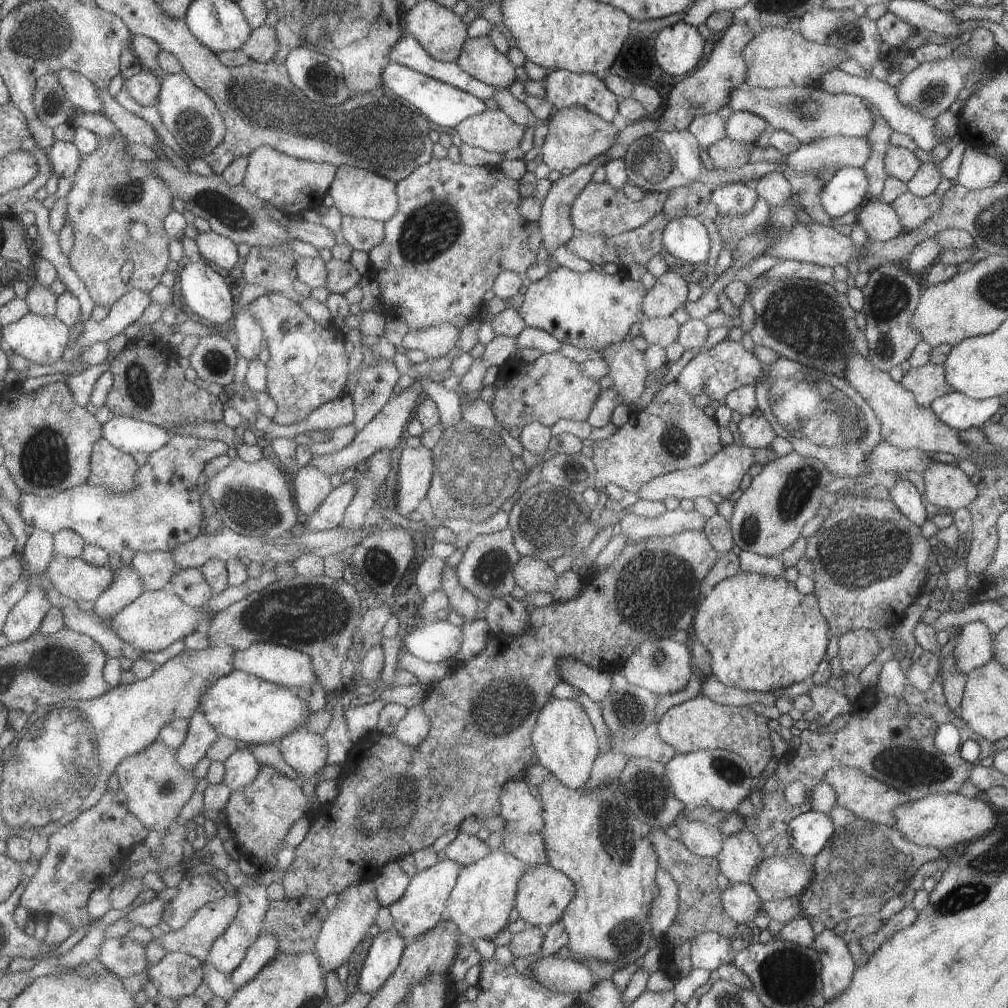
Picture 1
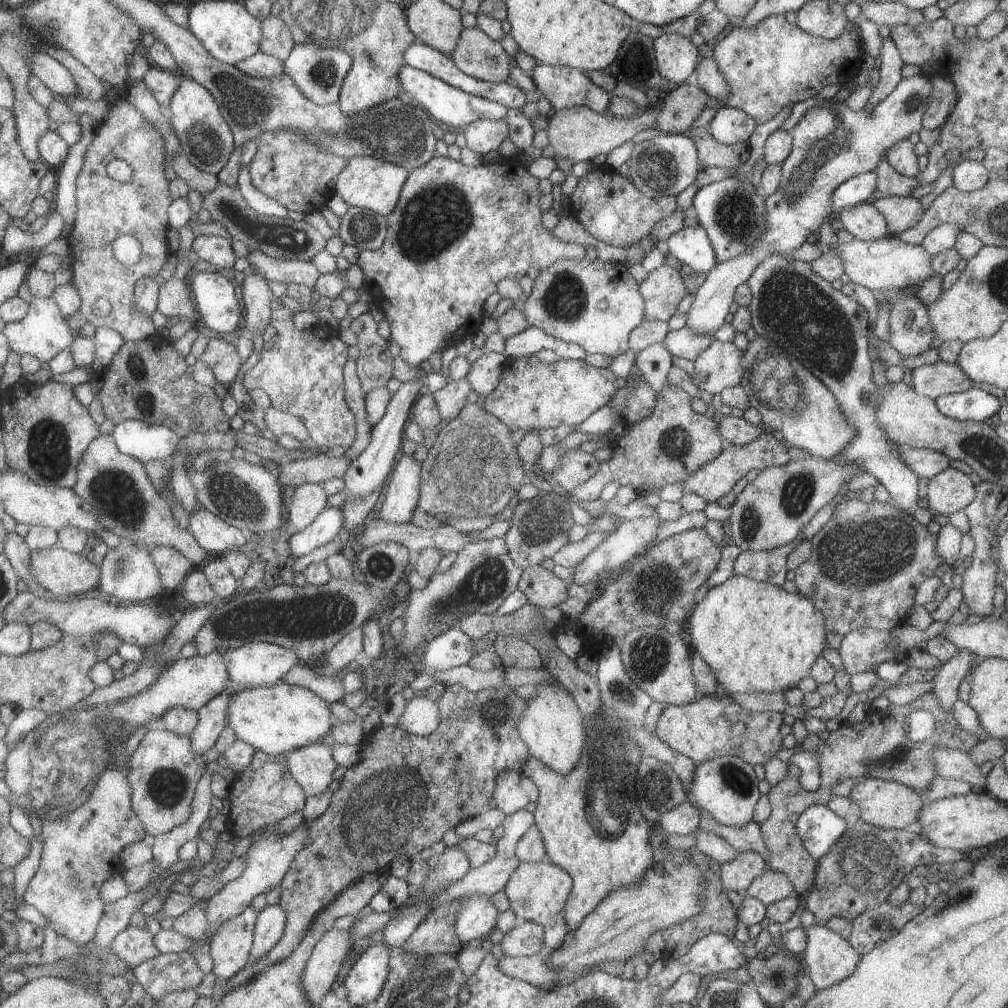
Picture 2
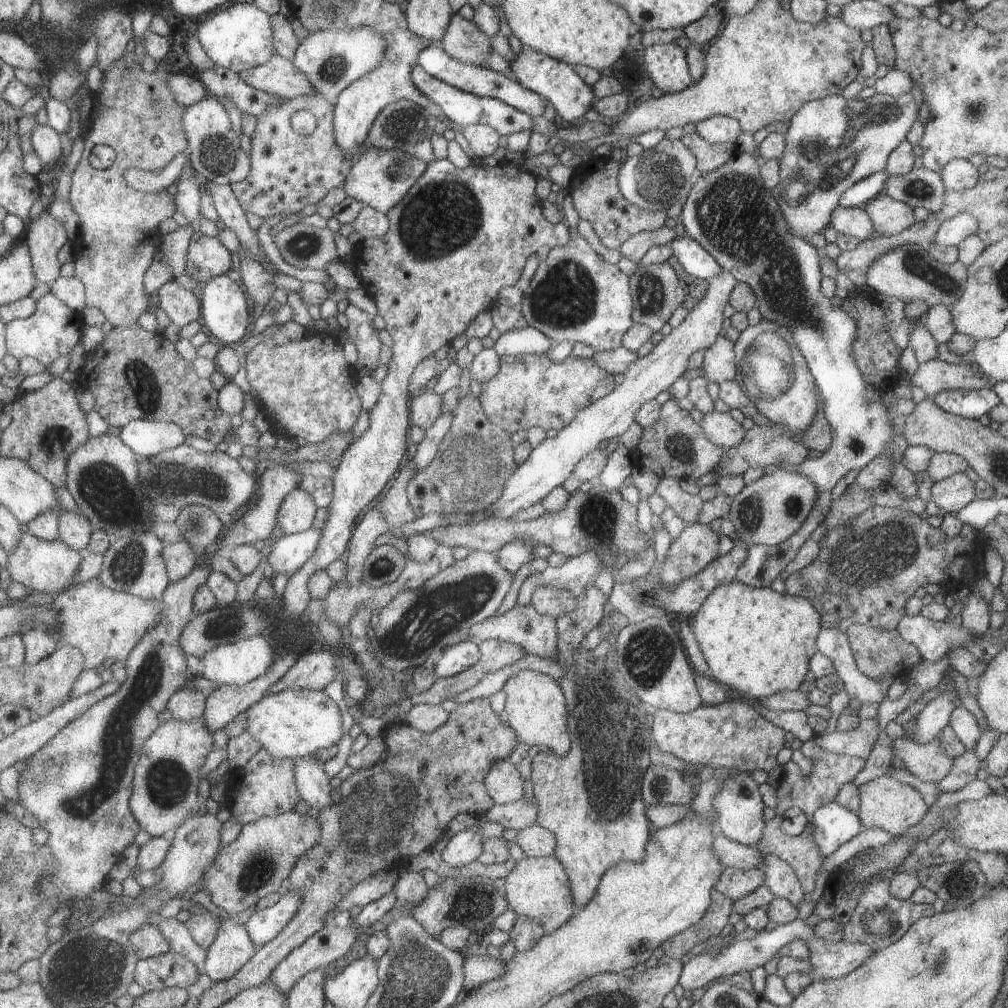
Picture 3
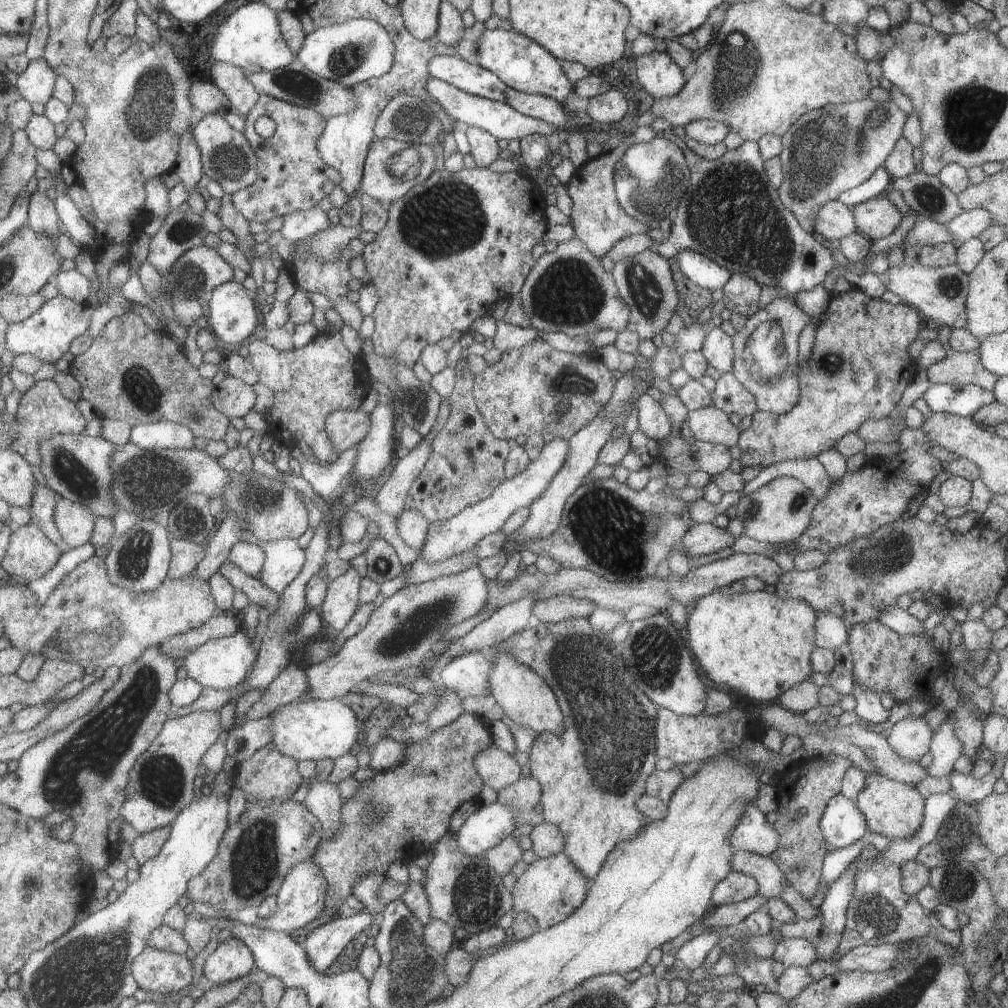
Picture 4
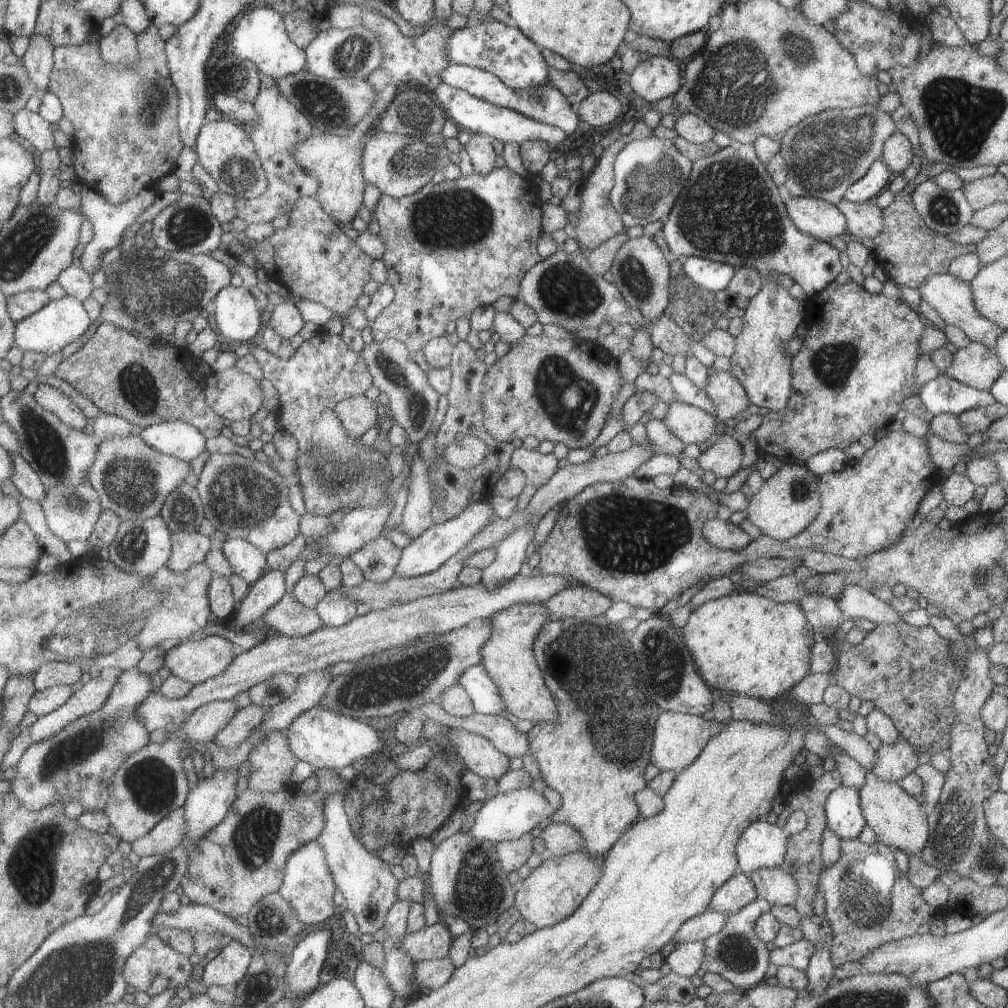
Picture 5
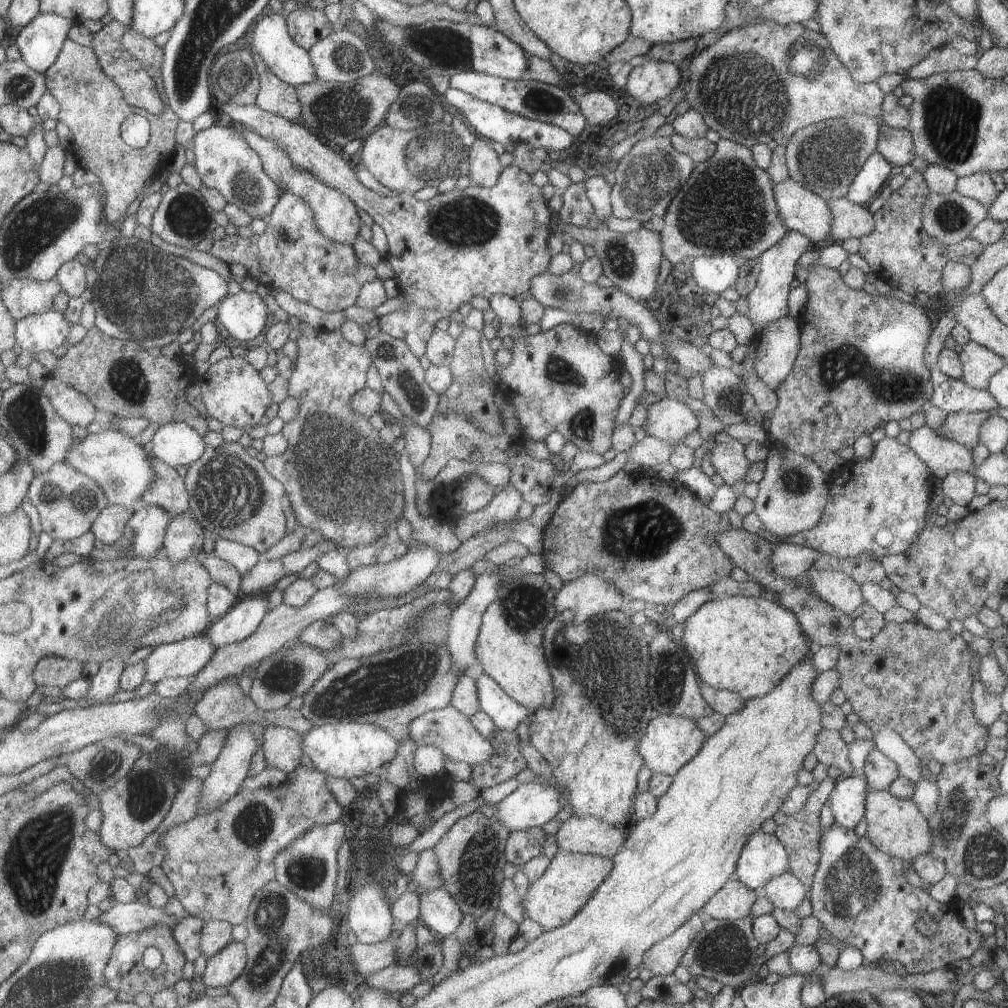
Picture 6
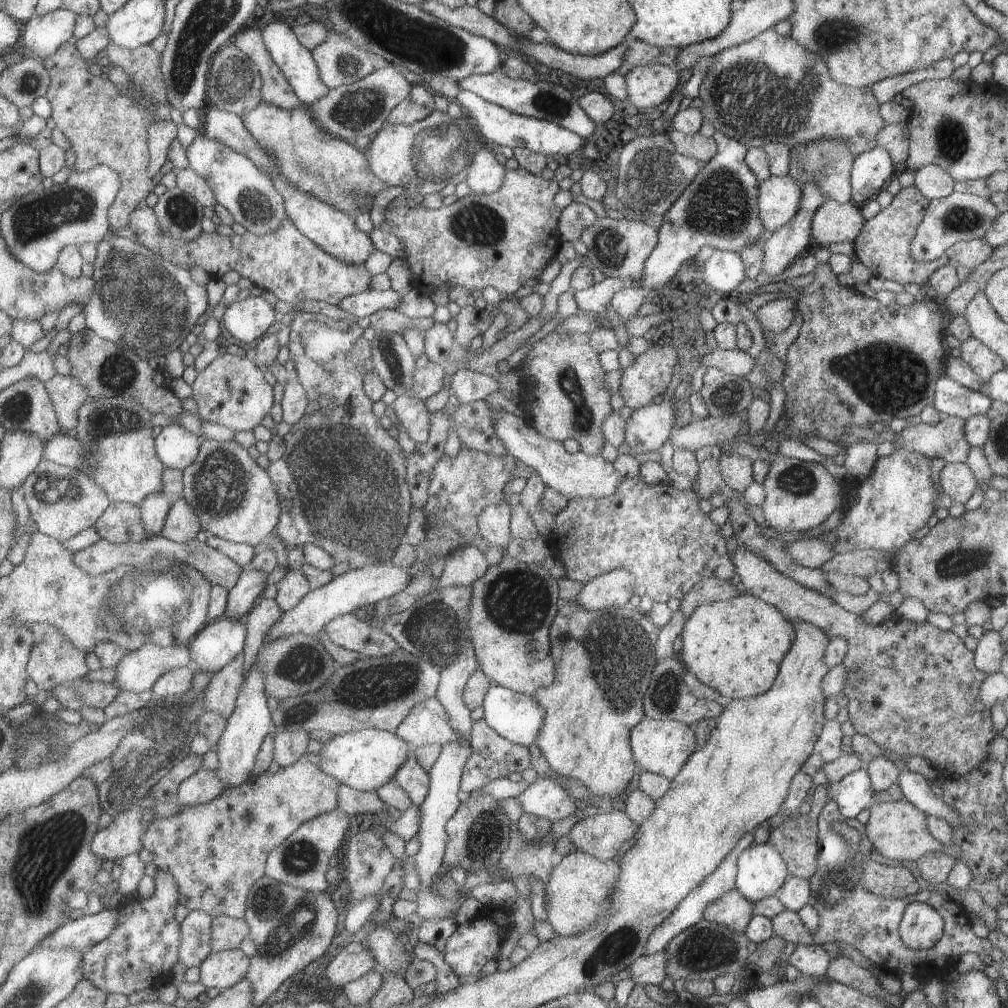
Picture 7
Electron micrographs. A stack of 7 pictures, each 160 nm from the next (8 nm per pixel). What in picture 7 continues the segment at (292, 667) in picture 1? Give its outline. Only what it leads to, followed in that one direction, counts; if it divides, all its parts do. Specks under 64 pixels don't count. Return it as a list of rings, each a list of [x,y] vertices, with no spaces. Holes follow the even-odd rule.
[[[144,644],[139,650],[128,652],[122,662],[119,662],[114,681],[117,686],[121,686],[121,691],[141,694],[145,690],[152,690],[161,676],[169,674],[173,668],[193,665],[189,644],[171,647]]]

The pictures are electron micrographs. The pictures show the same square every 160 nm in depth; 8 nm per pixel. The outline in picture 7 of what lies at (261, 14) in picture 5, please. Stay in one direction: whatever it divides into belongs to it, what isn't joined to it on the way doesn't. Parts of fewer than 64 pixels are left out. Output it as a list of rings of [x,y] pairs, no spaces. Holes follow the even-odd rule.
[[[273,22],[268,24],[263,30],[263,36],[268,46],[269,52],[273,55],[277,65],[283,70],[286,78],[289,80],[293,90],[301,101],[307,106],[315,104],[317,100],[325,98],[329,94],[329,88],[321,80],[320,68],[317,65],[313,51],[309,50],[304,43],[297,38],[297,33],[287,22]]]

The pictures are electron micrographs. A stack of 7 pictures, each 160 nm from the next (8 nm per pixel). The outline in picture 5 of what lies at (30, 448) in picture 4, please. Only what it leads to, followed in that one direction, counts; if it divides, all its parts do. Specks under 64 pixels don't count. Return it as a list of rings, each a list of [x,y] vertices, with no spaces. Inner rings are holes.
[[[39,384],[35,392],[37,402],[40,402],[47,410],[54,412],[63,422],[79,429],[85,428],[89,424],[85,412],[75,400],[49,384]]]

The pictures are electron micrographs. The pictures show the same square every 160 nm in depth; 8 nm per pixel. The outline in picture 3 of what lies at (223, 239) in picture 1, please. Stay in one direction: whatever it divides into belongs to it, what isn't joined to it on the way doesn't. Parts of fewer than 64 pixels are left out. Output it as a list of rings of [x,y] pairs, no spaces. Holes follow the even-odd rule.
[[[200,231],[194,232],[188,248],[185,274],[181,274],[181,278],[177,277],[177,282],[181,282],[181,286],[189,286],[190,291],[200,294],[203,287],[213,282],[214,278],[221,278],[221,275],[231,270],[231,260],[233,260],[231,255],[232,252],[227,250],[227,246],[217,236],[209,237]]]

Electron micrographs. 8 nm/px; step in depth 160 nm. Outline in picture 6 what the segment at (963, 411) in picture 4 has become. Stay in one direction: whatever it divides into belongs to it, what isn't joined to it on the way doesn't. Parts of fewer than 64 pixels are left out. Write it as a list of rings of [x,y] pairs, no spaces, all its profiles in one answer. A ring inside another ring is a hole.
[[[794,265],[794,277],[799,281],[801,286],[804,286],[806,292],[806,301],[802,316],[799,318],[801,323],[799,333],[799,348],[797,356],[795,357],[793,368],[791,372],[787,374],[785,380],[782,380],[776,388],[777,404],[775,410],[768,414],[769,417],[769,431],[767,431],[768,445],[777,441],[783,444],[783,446],[790,451],[797,454],[802,454],[804,457],[809,457],[810,454],[817,451],[833,451],[839,452],[846,446],[852,446],[854,439],[859,435],[869,435],[875,428],[884,426],[889,420],[899,420],[908,418],[914,412],[923,410],[924,406],[929,403],[936,406],[938,409],[943,410],[944,413],[956,413],[959,411],[965,411],[968,413],[985,412],[988,413],[991,410],[995,410],[998,406],[997,401],[987,392],[987,389],[976,389],[967,386],[962,380],[951,378],[946,374],[943,374],[938,368],[929,370],[924,361],[925,345],[928,343],[932,328],[931,320],[927,317],[927,314],[919,306],[918,303],[904,303],[891,295],[879,295],[877,297],[871,296],[865,293],[863,289],[853,290],[849,288],[843,281],[837,269],[827,268],[821,265],[813,265],[804,268],[802,266]]]

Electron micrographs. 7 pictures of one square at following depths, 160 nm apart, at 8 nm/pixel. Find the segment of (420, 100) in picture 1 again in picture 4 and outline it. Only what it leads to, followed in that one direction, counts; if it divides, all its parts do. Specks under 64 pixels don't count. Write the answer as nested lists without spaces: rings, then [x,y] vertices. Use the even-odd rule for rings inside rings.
[[[435,77],[427,79],[425,88],[430,96],[434,98],[435,102],[450,117],[453,117],[455,121],[459,120],[459,122],[467,124],[468,127],[477,127],[484,130],[496,139],[505,138],[505,140],[511,140],[517,138],[519,140],[527,135],[543,135],[545,137],[553,134],[556,129],[556,127],[548,122],[525,116],[509,105],[463,92],[463,90],[458,89],[456,86],[447,84]]]

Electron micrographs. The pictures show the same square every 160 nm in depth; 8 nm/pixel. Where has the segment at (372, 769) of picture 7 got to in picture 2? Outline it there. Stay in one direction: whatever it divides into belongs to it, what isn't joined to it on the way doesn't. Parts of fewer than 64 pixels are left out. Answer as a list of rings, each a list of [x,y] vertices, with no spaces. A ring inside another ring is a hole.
[[[287,683],[267,688],[252,687],[233,694],[228,709],[229,725],[235,729],[238,738],[268,755],[288,754],[319,743],[336,725],[331,703],[327,699],[310,688]]]

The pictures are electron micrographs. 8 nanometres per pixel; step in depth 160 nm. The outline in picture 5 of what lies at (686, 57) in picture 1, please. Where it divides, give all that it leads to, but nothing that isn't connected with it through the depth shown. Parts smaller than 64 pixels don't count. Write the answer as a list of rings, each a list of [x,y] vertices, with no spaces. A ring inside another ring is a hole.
[[[649,55],[644,61],[640,60],[629,75],[629,86],[638,97],[650,103],[655,103],[666,96],[673,96],[682,83],[679,74],[679,62],[669,57]]]

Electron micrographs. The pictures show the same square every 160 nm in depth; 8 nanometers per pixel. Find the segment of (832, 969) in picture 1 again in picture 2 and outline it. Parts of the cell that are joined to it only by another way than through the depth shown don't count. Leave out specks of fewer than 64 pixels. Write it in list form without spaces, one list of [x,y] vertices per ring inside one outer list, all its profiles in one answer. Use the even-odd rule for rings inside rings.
[[[803,926],[806,936],[808,977],[816,989],[830,987],[846,979],[858,963],[858,952],[846,941],[846,937],[825,926]]]

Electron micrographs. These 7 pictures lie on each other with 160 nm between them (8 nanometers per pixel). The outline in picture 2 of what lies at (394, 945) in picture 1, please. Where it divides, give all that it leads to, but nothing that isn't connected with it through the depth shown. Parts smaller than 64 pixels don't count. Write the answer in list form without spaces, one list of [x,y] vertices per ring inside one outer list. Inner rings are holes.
[[[381,942],[375,943],[367,947],[347,971],[342,984],[352,1007],[370,1006],[380,996],[387,980],[388,958],[392,951]]]

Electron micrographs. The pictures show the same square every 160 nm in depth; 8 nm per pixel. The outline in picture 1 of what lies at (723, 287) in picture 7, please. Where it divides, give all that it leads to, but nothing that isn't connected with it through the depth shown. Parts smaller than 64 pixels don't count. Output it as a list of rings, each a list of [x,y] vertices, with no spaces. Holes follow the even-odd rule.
[[[695,217],[672,218],[663,229],[664,250],[686,263],[701,264],[709,254],[709,236]]]

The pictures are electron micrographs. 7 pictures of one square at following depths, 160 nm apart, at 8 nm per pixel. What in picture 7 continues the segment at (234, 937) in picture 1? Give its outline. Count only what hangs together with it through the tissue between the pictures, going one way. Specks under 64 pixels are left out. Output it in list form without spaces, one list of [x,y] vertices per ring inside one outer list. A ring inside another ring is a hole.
[[[241,948],[214,952],[200,967],[201,982],[207,989],[229,989],[247,977],[250,967],[251,957],[244,954]]]

